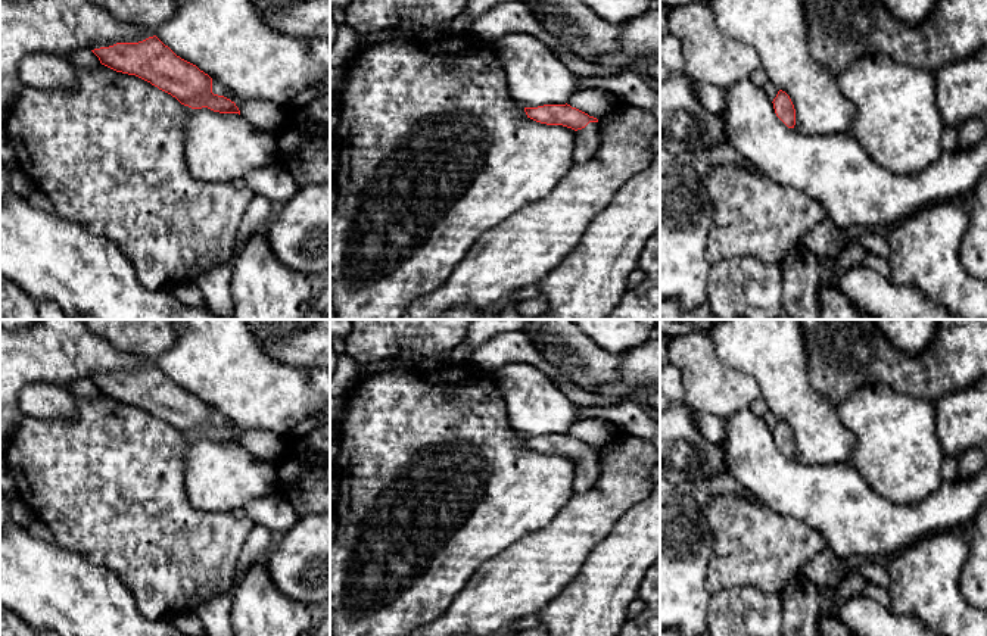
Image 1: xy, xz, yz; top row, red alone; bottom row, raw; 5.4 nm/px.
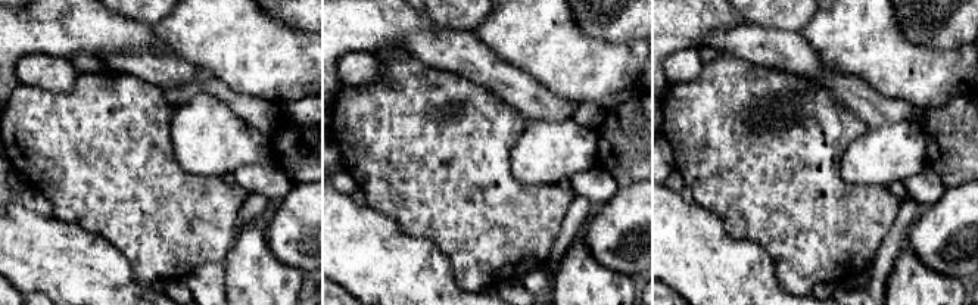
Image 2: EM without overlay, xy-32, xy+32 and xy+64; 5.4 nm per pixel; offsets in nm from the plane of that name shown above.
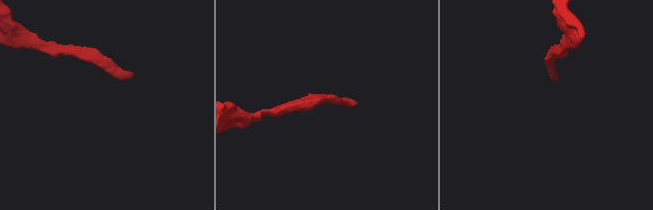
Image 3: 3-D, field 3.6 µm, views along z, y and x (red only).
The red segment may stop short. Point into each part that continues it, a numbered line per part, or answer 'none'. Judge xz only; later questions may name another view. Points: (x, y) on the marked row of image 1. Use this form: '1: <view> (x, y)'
1: xz (587, 140)

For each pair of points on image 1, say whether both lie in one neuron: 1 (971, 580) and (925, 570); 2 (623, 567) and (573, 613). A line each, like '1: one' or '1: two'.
1: two
2: one

